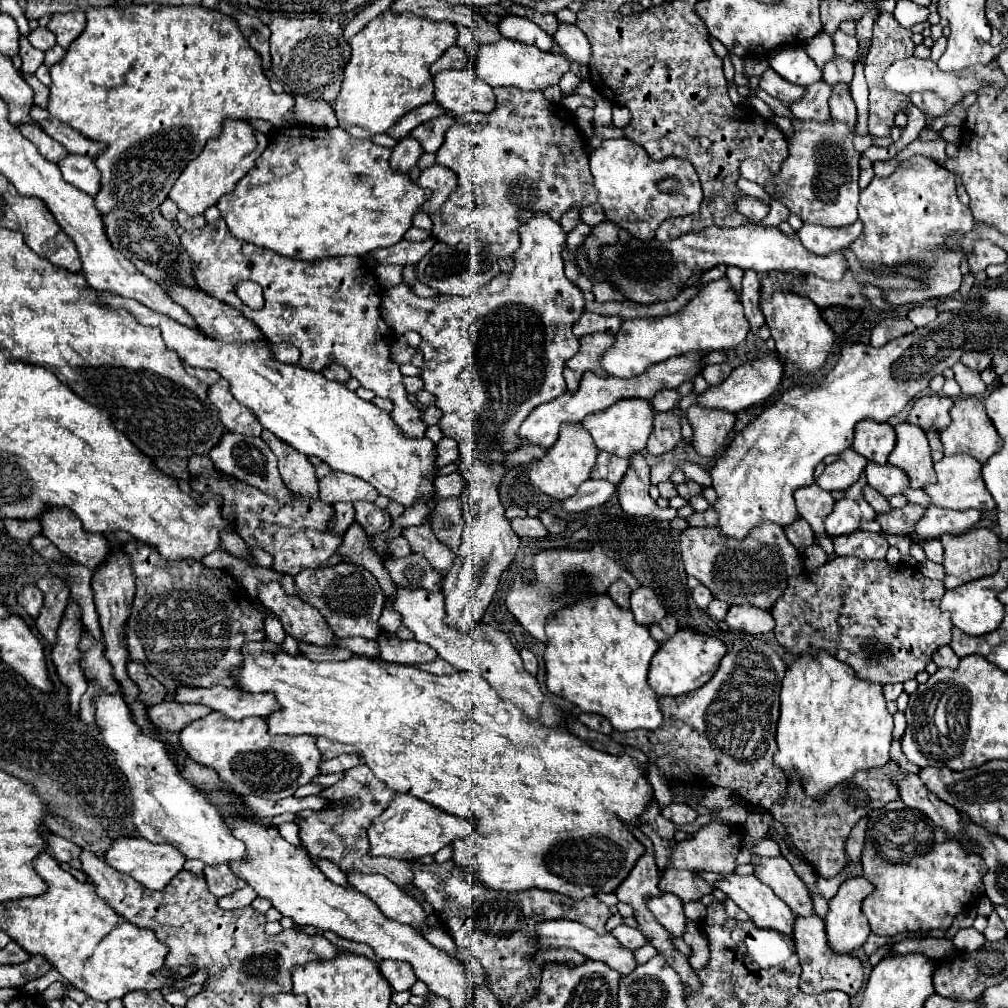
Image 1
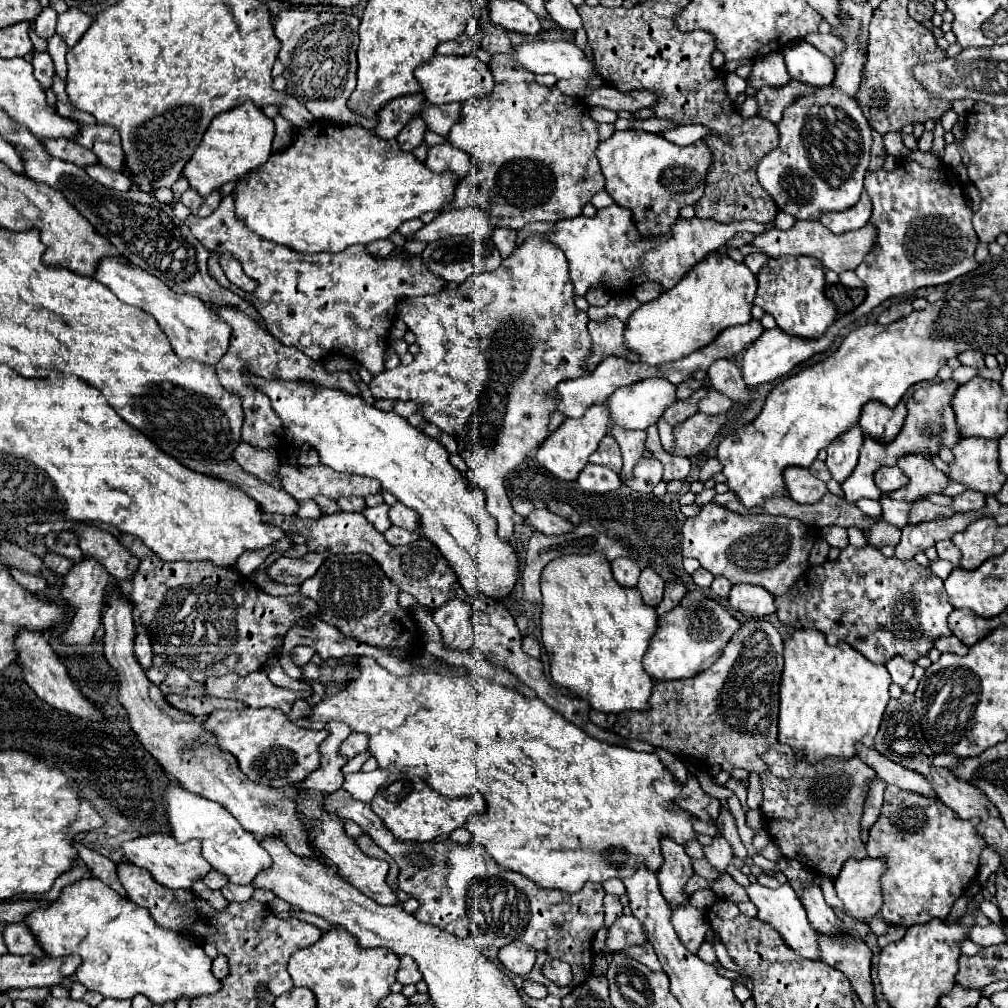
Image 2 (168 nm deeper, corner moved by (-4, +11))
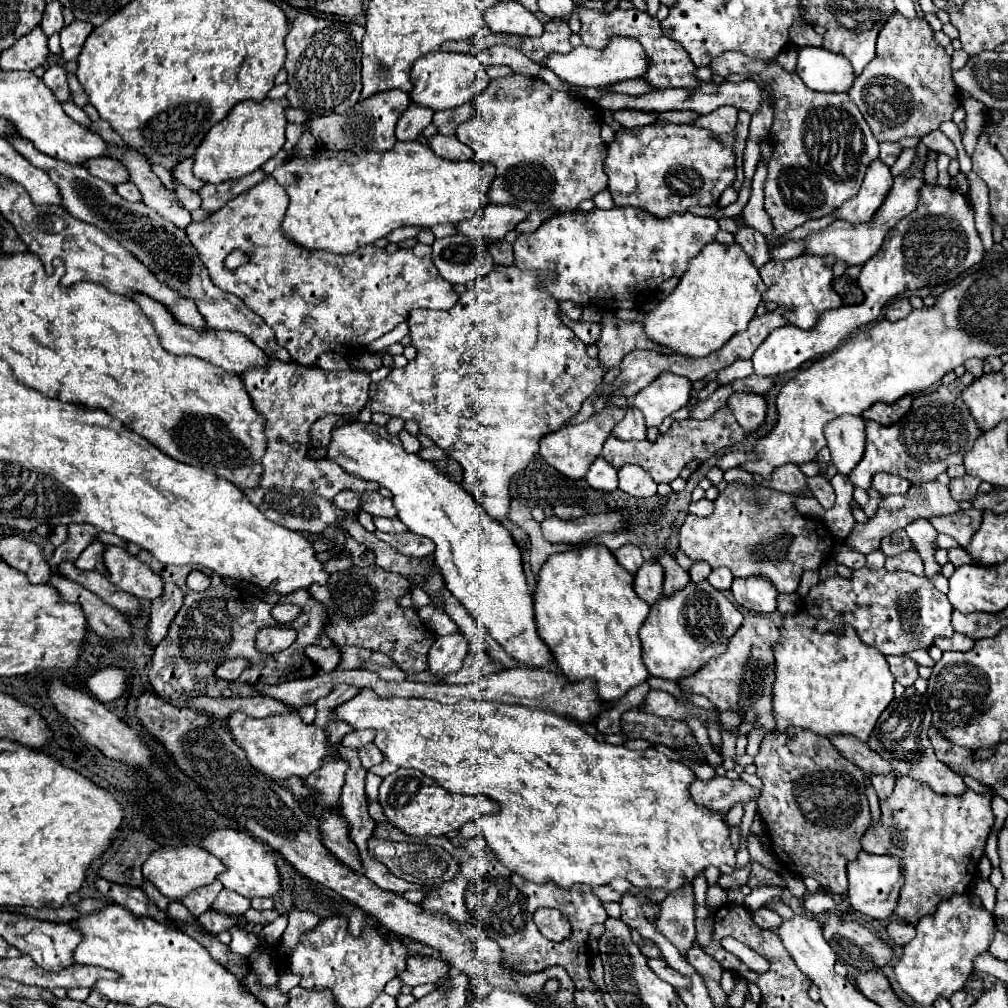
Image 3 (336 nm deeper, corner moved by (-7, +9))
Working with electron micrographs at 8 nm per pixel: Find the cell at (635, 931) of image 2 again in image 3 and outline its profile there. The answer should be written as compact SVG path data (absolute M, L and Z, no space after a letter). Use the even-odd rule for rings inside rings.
M632 930L632 940L638 944L638 948L646 954L646 958L662 958L660 950L656 944L652 944L650 940L642 940L640 934L636 934L636 930Z

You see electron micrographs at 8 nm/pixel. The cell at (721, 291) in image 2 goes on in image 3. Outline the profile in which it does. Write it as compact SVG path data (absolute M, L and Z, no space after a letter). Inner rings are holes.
M710 242L692 258L676 290L664 298L654 312L646 314L646 334L678 354L706 356L748 328L762 300L762 292L764 282L740 244Z

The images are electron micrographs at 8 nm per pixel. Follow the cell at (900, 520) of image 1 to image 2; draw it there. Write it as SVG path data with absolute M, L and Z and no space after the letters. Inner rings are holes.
M915 500L915 502L911 502L907 524L921 524L921 522L937 520L937 518L945 518L945 516L953 516L953 512L949 512L949 506L937 506L929 500Z

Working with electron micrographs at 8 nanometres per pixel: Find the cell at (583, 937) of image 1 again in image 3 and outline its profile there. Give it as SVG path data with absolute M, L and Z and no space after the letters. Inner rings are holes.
M648 960L648 966L660 976L660 980L666 980L666 982L672 984L676 990L690 986L690 978L688 978L688 976L682 976L680 972L676 972L674 968L670 968L664 960Z

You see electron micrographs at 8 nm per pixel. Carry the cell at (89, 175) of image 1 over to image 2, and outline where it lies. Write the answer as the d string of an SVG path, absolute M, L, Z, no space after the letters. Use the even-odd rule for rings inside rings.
M99 162L85 166L85 172L87 172L87 176L91 176L97 184L101 184L105 188L113 188L113 190L129 190L131 188L131 178L129 176L123 176L121 172L105 168Z

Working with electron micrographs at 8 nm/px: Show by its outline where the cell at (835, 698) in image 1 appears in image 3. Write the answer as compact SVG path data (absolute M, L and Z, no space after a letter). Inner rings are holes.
M804 609L799 610L795 614L784 614L782 620L784 622L780 626L780 640L774 646L774 658L776 658L774 660L774 674L776 674L776 680L774 680L774 688L772 688L772 710L774 710L774 718L776 718L776 730L784 732L788 726L798 726L798 728L806 728L806 730L812 730L812 732L822 734L822 736L828 736L832 732L836 732L836 734L854 734L856 738L860 738L860 740L866 742L868 736L870 736L870 732L872 732L872 728L874 728L874 724L876 724L876 720L878 720L878 716L894 700L894 690L892 690L894 676L892 676L890 668L888 668L888 662L886 662L884 654L880 650L870 648L868 644L864 644L860 640L860 636L856 634L856 630L850 628L850 626L844 626L840 632L826 632L826 634L816 632L816 628L814 628L816 618L810 616Z

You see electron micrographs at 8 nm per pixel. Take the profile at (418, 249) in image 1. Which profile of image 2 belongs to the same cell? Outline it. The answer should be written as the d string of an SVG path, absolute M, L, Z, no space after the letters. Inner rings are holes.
M481 208L449 210L437 214L435 220L431 224L425 224L419 232L415 232L413 238L429 244L455 234L473 234L479 238L491 238L493 226L487 220L487 212L483 212Z

